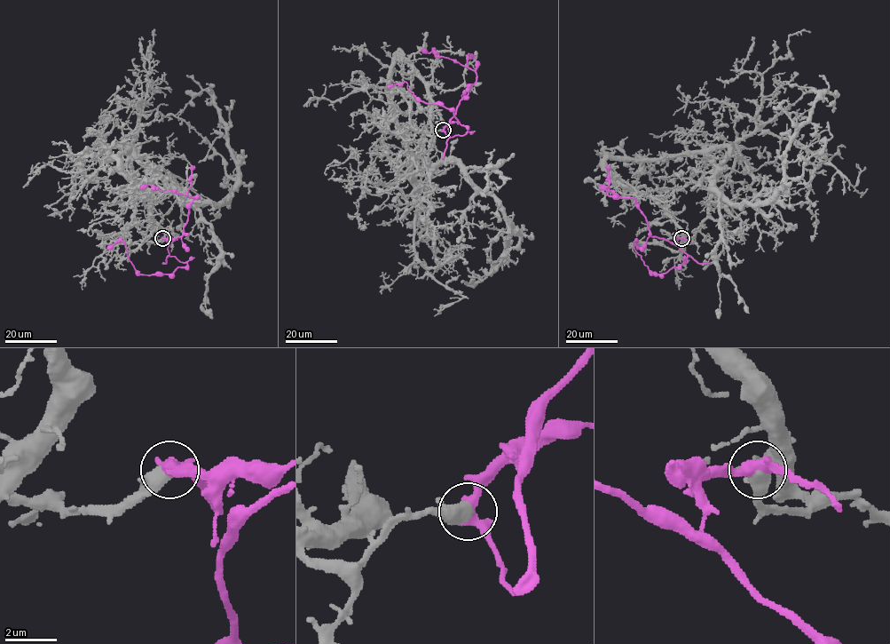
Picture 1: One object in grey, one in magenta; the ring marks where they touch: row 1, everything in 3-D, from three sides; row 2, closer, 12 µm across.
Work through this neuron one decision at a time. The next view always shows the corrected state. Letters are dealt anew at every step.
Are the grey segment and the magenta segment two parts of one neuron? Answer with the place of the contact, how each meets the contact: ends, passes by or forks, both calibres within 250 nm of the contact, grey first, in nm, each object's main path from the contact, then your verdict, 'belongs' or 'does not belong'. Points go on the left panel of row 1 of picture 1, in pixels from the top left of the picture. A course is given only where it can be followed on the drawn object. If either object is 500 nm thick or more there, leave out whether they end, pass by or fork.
at (162, 238); 550 nm thick on the grey side, 440 nm on the other; grey runs (162, 238), (146, 241), (152, 199), (109, 159), (132, 147), (190, 202), (238, 180), (213, 98), (182, 113); magenta runs (162, 238), (166, 240), (170, 256), (187, 265), (171, 274), (140, 274), (122, 241), (107, 249); does not belong

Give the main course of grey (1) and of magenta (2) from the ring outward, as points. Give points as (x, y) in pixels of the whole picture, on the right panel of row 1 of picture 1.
1: (681, 238), (607, 159), (726, 147), (714, 188), (732, 202), (761, 203), (827, 90), (832, 113)
2: (681, 238), (676, 240), (677, 245), (689, 256), (687, 261), (663, 274), (653, 274), (633, 242), (639, 249)

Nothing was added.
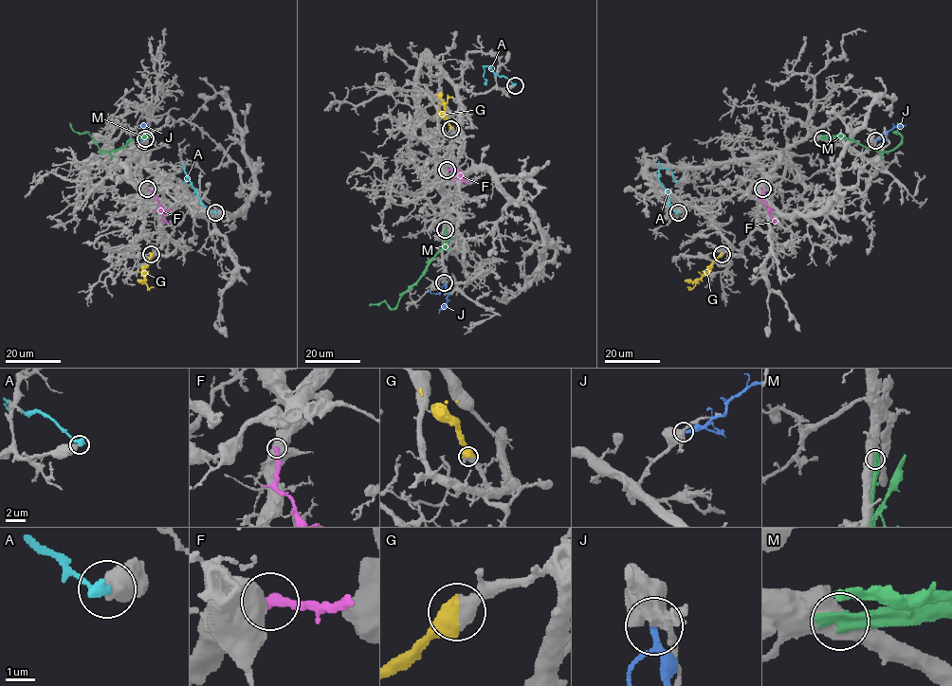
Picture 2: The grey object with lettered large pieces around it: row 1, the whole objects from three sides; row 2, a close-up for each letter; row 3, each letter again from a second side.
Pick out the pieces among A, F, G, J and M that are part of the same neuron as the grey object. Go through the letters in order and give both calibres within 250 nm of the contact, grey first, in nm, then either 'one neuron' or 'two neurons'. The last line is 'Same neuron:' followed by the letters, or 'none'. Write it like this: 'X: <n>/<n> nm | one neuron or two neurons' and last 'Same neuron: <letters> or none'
A: 550/440 nm | two neurons
F: 700/280 nm | two neurons
G: 650/800 nm | one neuron
J: 460/170 nm | two neurons
M: 600/500 nm | two neurons
Same neuron: G

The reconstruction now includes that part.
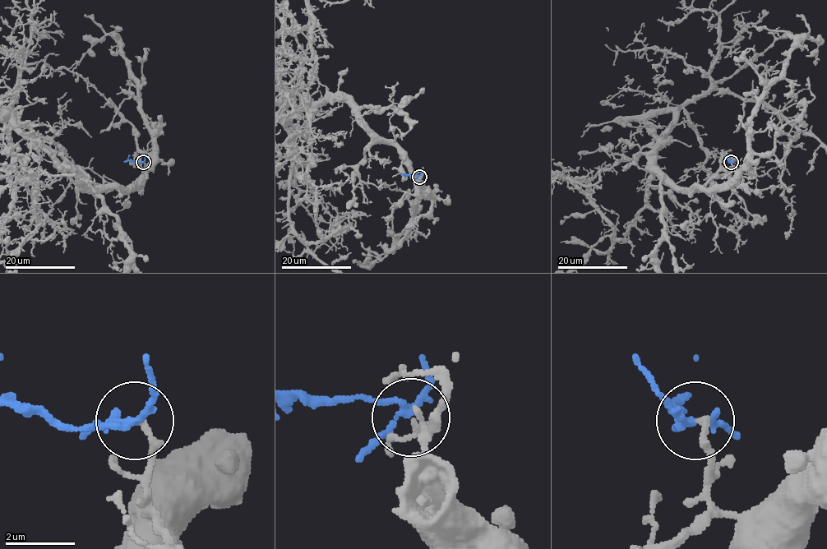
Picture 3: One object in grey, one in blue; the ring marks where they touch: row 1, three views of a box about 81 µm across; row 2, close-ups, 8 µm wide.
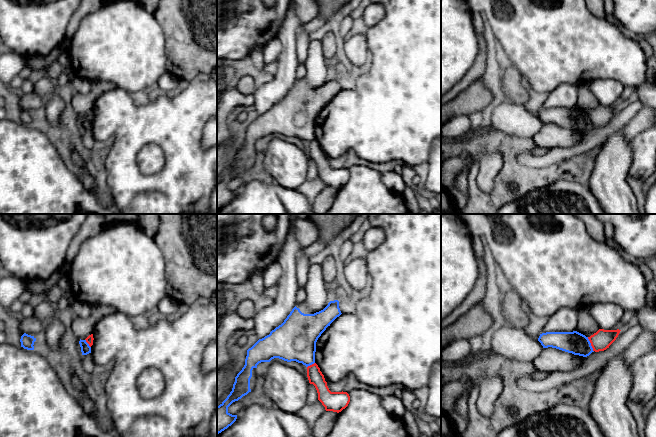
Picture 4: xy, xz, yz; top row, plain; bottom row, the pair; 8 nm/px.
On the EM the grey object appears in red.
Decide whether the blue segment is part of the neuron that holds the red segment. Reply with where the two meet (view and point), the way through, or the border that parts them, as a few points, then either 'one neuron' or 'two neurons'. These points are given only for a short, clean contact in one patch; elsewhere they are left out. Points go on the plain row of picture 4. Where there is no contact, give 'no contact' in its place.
yz (591, 120) | along yz (587, 113), (593, 127) | two neurons

